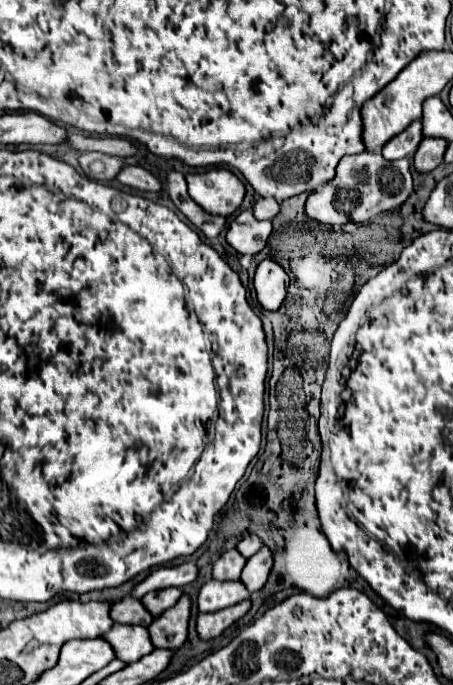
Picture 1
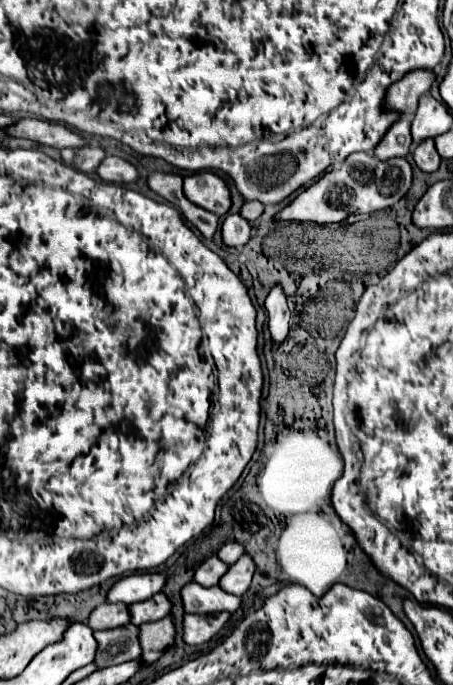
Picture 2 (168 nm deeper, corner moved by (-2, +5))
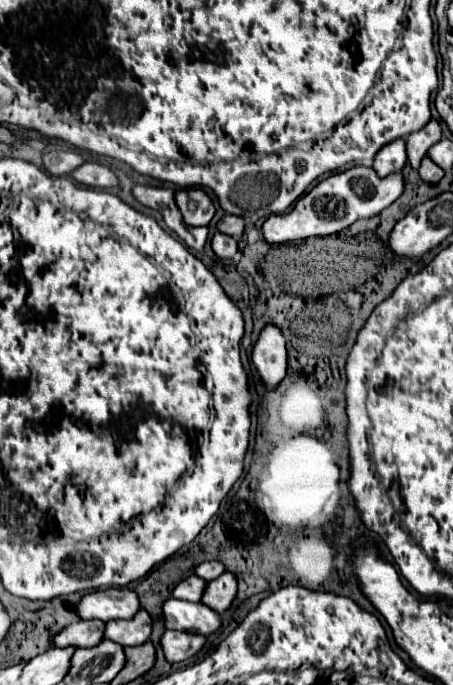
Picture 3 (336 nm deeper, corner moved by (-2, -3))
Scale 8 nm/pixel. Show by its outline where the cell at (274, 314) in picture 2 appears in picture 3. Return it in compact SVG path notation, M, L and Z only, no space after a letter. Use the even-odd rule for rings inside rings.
M267 324L253 346L251 360L259 370L267 388L275 388L287 370L287 350L283 332L275 324Z

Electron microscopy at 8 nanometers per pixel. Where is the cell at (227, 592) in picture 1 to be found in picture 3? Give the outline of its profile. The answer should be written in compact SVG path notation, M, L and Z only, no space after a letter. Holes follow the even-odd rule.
M171 598L163 604L163 616L167 630L187 630L199 634L213 634L221 628L223 618L219 612L209 608L203 602L187 602Z

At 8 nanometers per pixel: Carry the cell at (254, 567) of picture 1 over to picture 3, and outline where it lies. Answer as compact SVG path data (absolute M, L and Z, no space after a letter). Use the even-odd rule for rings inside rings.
M225 572L207 584L201 602L215 608L217 612L225 612L235 600L235 596L237 596L237 576Z

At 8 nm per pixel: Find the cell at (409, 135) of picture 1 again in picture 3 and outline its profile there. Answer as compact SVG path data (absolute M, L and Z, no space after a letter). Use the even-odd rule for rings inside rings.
M403 138L393 140L391 144L387 144L387 148L381 148L373 160L373 168L379 176L399 172L399 170L403 170L405 164L407 164L407 152L405 152Z

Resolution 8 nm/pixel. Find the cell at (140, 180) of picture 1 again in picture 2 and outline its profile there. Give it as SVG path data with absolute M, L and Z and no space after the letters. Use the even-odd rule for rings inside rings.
M105 156L97 166L97 174L101 180L113 184L129 184L137 180L137 170L127 160L117 156Z

